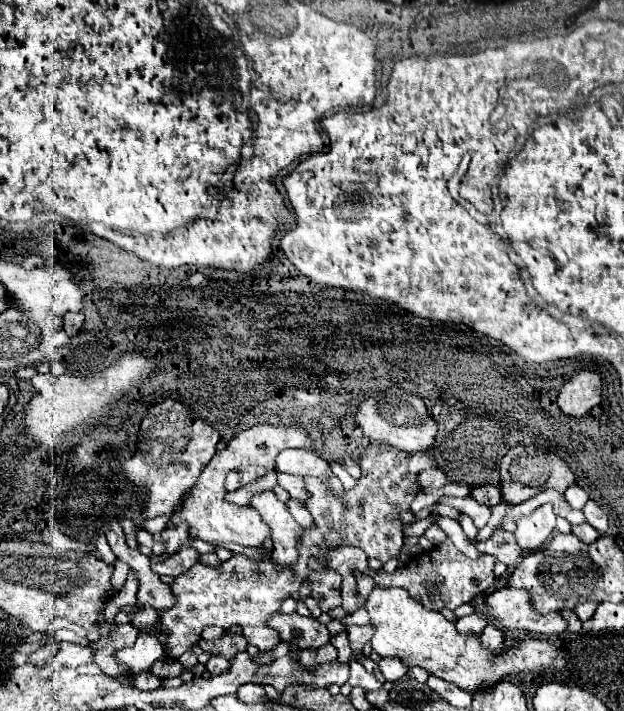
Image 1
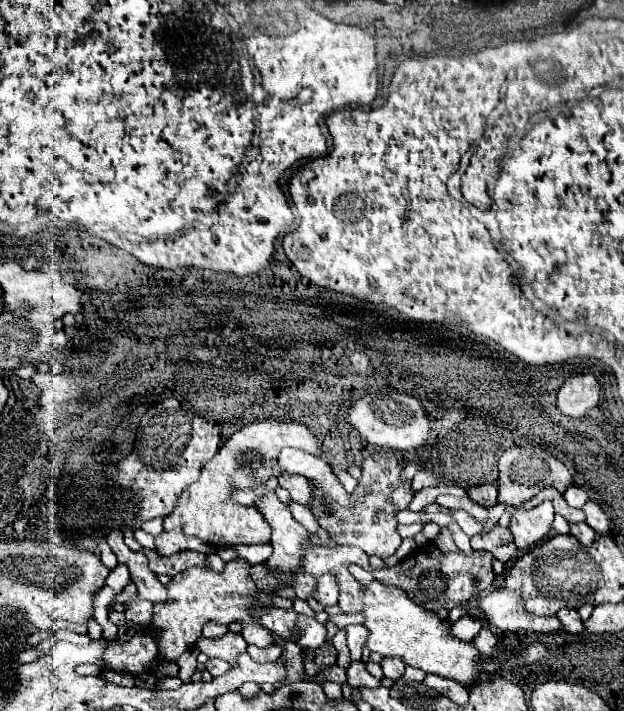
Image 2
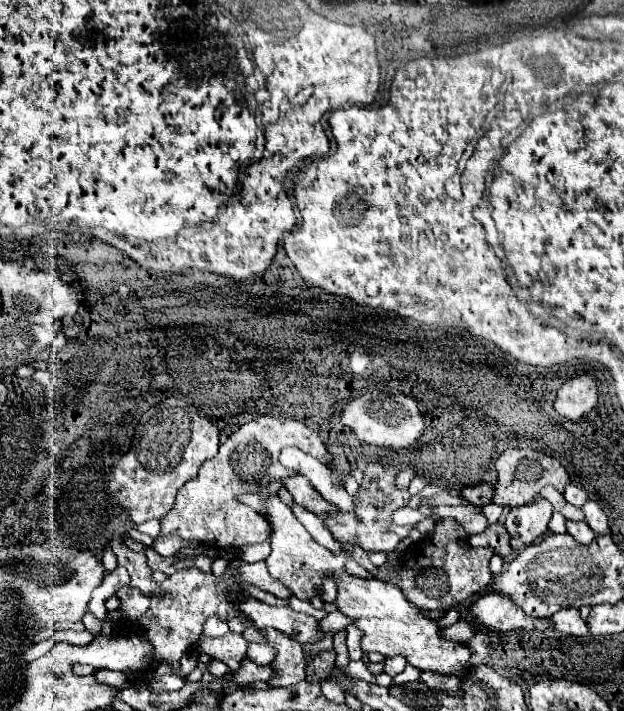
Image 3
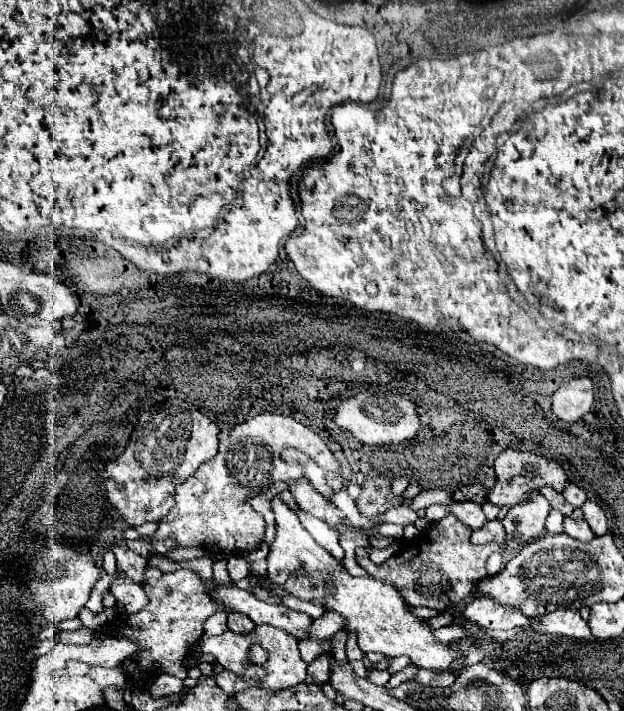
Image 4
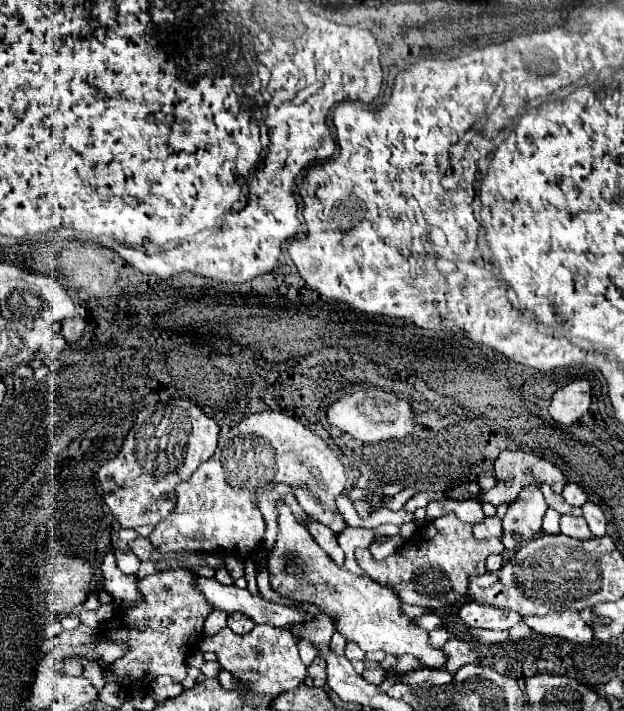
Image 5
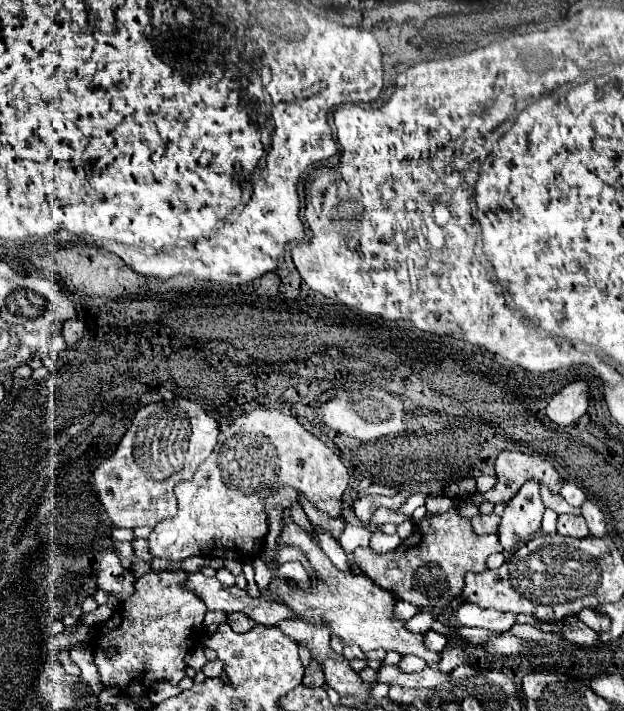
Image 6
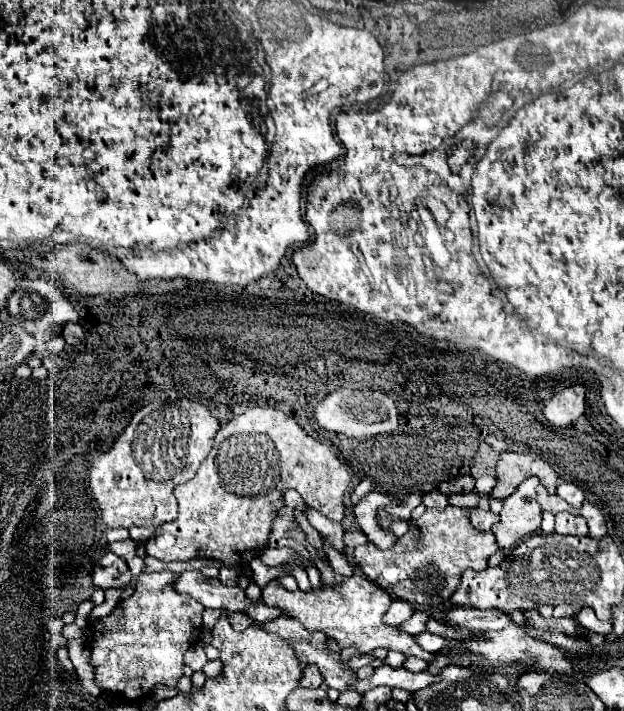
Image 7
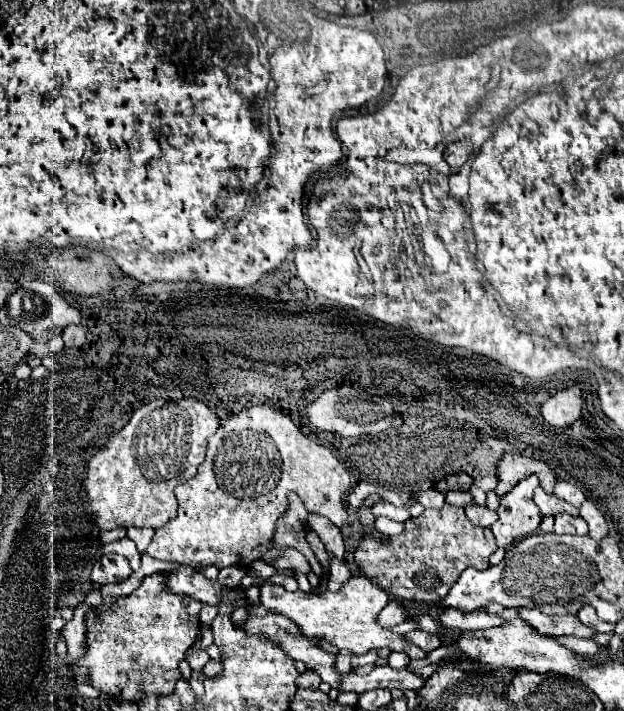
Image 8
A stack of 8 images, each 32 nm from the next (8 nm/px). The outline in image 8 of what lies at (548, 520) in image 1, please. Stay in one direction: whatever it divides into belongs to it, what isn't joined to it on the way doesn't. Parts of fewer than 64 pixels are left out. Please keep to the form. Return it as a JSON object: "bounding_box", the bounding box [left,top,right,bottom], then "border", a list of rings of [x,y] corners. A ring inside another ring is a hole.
{"bounding_box":[490,476,540,548],"border":[[[528,476],[500,498],[500,508],[496,510],[498,520],[490,526],[498,546],[510,548],[514,542],[534,534],[540,528],[540,512],[532,502],[532,492],[536,486],[538,476]]]}

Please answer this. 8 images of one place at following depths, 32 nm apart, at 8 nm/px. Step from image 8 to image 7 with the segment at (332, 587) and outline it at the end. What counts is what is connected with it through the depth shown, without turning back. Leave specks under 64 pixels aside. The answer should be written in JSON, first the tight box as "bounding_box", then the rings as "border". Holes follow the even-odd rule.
{"bounding_box":[324,542,352,576],"border":[[[324,542],[324,550],[326,550],[326,556],[328,556],[328,562],[330,562],[330,566],[332,566],[332,570],[338,576],[350,576],[352,574],[352,568],[350,568],[350,564],[346,562],[346,558],[342,556],[342,554],[338,554],[334,548],[330,548],[330,544],[328,542]]]}

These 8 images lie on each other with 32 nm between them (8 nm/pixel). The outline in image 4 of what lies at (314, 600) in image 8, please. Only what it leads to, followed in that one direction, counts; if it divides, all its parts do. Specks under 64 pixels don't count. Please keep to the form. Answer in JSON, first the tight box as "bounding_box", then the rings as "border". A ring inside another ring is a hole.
{"bounding_box":[266,498,456,672],"border":[[[280,498],[272,500],[272,508],[276,514],[278,532],[266,560],[269,578],[273,583],[300,600],[316,600],[326,612],[338,612],[346,620],[342,630],[346,634],[356,634],[362,652],[382,652],[386,656],[408,654],[418,668],[438,672],[448,670],[456,654],[448,650],[446,644],[434,642],[432,630],[422,624],[420,618],[408,612],[396,588],[388,588],[388,584],[380,584],[380,580],[372,580],[370,576],[350,576],[341,564],[343,559],[336,560],[322,546],[318,546],[300,524],[298,516]],[[330,586],[334,590],[330,590]]]}

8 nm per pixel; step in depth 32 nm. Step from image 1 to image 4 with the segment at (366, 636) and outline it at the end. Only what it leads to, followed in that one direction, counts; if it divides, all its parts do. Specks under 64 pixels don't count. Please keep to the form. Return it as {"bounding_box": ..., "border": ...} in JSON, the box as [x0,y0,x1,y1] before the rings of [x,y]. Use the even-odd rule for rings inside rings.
{"bounding_box":[346,636,364,660],"border":[[[354,636],[348,638],[348,644],[346,644],[346,658],[348,658],[348,660],[364,660],[364,652],[358,648]]]}

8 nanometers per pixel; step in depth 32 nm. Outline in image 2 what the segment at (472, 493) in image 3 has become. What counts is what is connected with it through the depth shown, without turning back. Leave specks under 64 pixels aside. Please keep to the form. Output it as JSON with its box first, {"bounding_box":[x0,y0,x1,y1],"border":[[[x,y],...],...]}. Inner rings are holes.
{"bounding_box":[466,484,496,506],"border":[[[480,484],[474,488],[466,488],[466,496],[480,506],[492,506],[492,504],[496,504],[496,486]]]}

